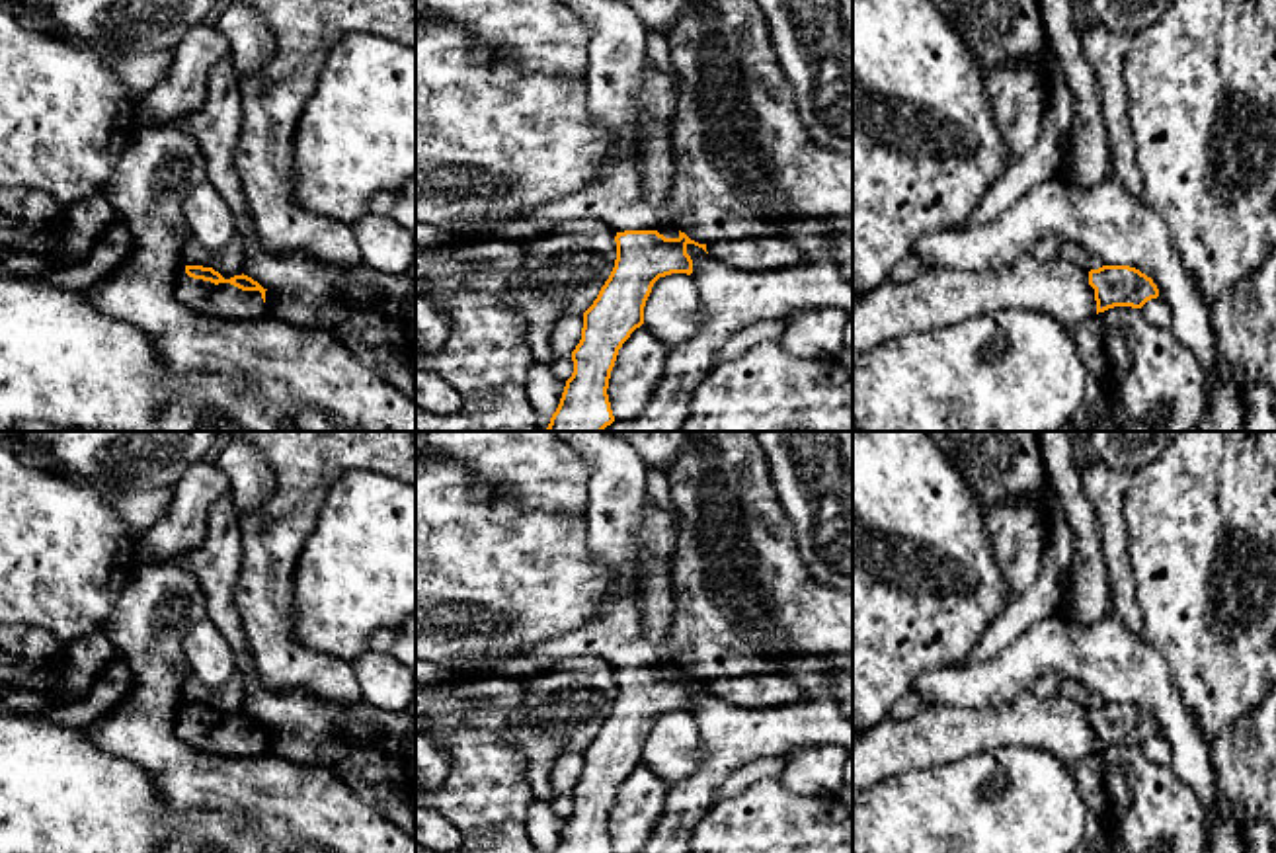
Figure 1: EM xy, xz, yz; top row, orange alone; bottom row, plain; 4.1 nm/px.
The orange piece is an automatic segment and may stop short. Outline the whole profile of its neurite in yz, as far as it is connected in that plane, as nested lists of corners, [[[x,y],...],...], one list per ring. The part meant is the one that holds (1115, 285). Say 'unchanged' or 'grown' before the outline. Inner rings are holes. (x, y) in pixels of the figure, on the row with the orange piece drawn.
grown; [[[1026,254],[1009,267],[981,273],[933,267],[909,283],[884,281],[860,297],[853,306],[853,355],[999,308],[1036,310],[1073,330],[1108,308],[1141,308],[1157,297],[1153,279],[1130,265],[1087,271],[1065,258]]]

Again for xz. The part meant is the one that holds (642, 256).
grown; [[[650,61],[638,86],[638,102],[646,107],[650,121],[626,135],[622,158],[611,174],[597,185],[579,189],[523,217],[546,226],[570,221],[601,221],[617,232],[615,267],[593,305],[583,312],[581,340],[572,351],[574,373],[566,381],[560,404],[546,427],[548,431],[603,431],[615,422],[607,394],[611,371],[622,344],[644,324],[644,306],[654,283],[671,273],[693,273],[693,260],[687,254],[689,244],[706,252],[706,244],[691,240],[681,230],[677,238],[661,234],[665,228],[673,228],[675,223],[669,205],[673,182],[669,121],[675,113],[675,90],[667,74]]]

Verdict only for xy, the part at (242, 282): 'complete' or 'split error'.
split error

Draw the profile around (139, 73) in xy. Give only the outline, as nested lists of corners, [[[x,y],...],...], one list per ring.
[[[172,51],[162,53],[98,53],[117,82],[137,100],[144,98],[172,70]]]

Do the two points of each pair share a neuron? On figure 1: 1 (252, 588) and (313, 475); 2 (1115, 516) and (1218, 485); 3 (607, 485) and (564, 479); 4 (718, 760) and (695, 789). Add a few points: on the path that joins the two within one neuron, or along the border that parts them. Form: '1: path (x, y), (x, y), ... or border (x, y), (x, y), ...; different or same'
1: path (268, 561), (272, 537), (295, 502); same
2: border (1134, 473), (1122, 504), (1128, 559); different
3: border (576, 451), (588, 467), (586, 510); different
4: path (715, 768), (703, 781); same

